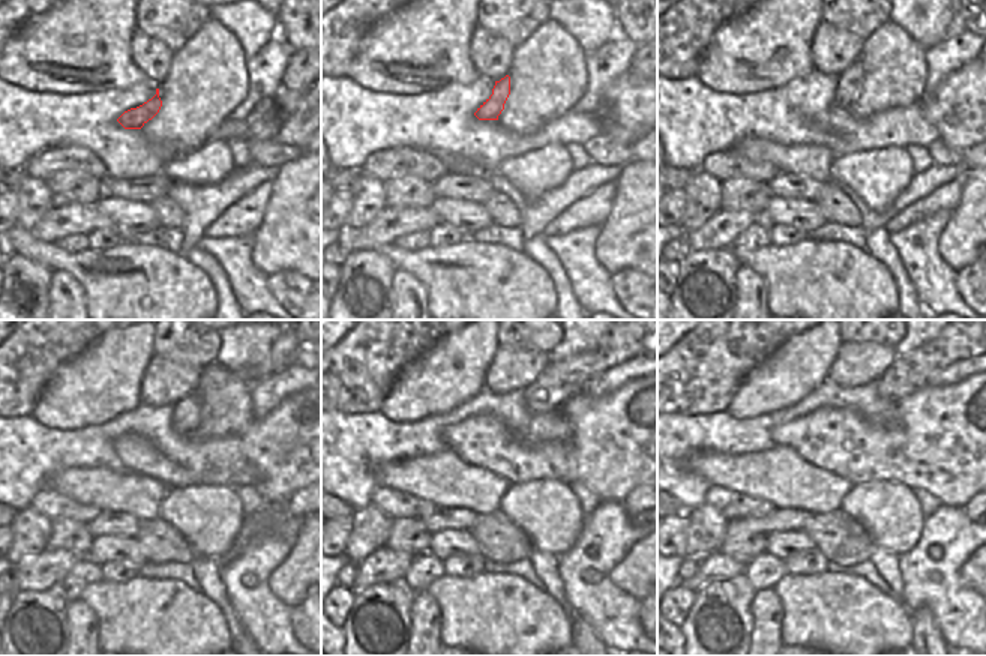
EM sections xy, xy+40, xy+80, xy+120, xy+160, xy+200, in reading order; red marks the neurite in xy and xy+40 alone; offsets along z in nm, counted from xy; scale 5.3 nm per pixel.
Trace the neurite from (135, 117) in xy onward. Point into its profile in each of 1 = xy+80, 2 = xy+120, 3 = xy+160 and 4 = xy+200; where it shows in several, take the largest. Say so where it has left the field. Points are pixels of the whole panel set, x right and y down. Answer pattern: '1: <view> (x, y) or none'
1: xy+80 (850, 81)
2: xy+120 (185, 418)
3: xy+160 (560, 382)
4: xy+200 (908, 373)

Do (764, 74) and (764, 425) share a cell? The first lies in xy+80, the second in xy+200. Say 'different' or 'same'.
different

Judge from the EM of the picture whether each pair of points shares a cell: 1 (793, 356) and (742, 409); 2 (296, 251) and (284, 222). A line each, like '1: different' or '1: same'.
1: same
2: same

